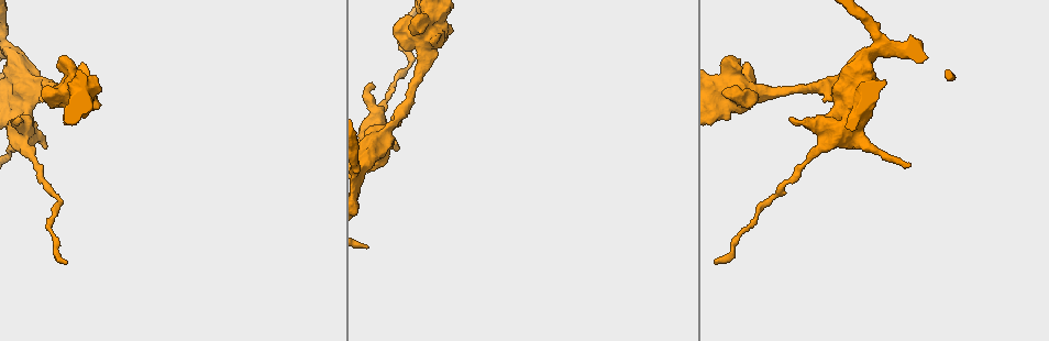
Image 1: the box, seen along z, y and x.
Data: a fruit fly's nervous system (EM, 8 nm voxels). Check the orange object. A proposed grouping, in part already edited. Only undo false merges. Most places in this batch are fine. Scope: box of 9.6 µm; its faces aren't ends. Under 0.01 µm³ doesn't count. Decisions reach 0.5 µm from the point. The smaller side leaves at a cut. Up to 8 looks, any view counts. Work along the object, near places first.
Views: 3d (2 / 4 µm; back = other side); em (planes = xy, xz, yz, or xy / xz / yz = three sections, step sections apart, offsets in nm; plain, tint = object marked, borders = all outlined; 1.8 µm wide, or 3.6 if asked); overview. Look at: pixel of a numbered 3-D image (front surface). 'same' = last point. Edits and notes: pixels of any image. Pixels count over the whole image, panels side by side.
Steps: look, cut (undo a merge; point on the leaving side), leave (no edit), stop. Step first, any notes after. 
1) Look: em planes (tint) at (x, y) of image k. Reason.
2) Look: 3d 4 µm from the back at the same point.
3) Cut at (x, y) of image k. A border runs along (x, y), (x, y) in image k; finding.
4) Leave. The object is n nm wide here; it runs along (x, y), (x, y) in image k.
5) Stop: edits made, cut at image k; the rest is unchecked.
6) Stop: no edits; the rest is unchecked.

Look: em yz step 8 (tint) at (379, 120) of image 1. Calibre changes.

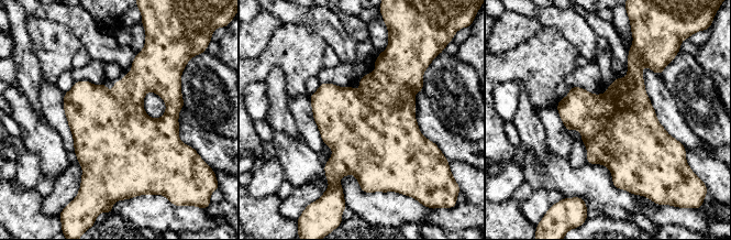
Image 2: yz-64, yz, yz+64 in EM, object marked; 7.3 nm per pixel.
Look: em planes (tint) at the same point.

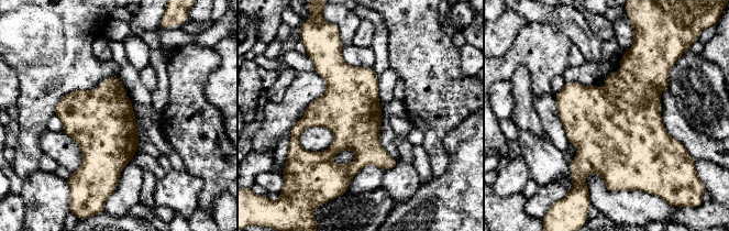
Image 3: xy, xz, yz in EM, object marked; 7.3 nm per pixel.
Leave. All the same neuron.

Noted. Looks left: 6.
Look: em 3.6 µm planes (tint) at (65, 94) of image 1.

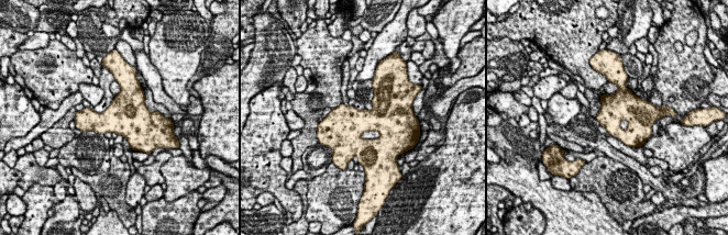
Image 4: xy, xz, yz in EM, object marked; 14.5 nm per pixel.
Leave. All the same neuron.

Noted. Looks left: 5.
Look: em 3.6 µm planes (plain) at (14, 56) of image 1. Sharp bend.

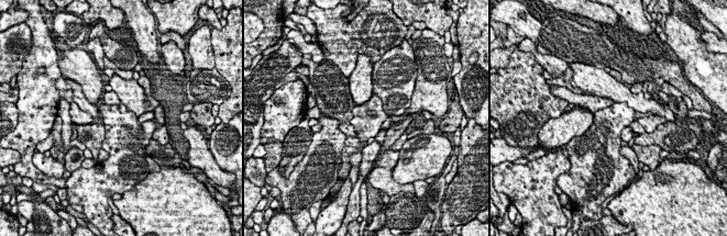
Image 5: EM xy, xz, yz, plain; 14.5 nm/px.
Look: em 3.6 µm planes (borders) at the same point.

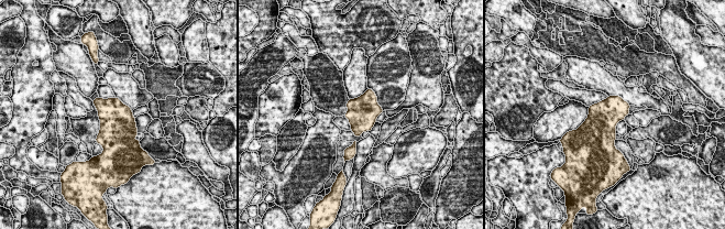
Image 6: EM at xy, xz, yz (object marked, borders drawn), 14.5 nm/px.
Leave. Continuous, no second neuron.

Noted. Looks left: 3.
Look: 3d 2 µm at (731, 253) of image 1. Narrows sharply.

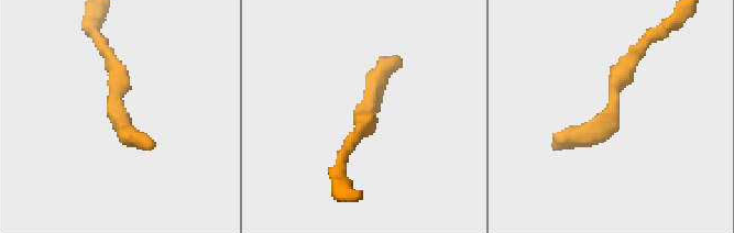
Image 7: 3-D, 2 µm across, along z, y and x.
Look: em xy step 16 (tint) at (613, 107) of image 7. Now the EM.

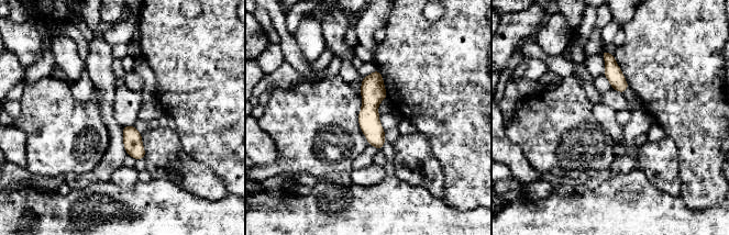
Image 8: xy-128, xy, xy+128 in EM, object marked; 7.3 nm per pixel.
Leave. It runs along (377, 74), (371, 126), (379, 145) in image 8; continuous, no second neuron.

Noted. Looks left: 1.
Stop: no edits; the rest is unchecked.

